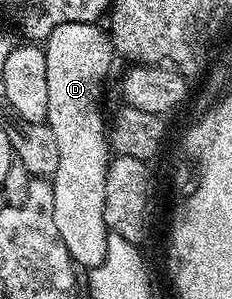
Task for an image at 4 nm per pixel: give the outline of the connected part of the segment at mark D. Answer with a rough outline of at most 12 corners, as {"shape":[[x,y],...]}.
{"shape":[[97,23],[44,38],[59,147],[55,227],[78,266],[103,263],[111,160]]}

